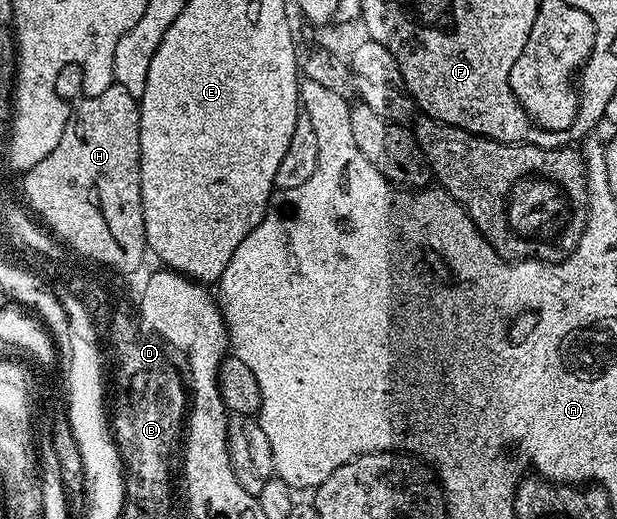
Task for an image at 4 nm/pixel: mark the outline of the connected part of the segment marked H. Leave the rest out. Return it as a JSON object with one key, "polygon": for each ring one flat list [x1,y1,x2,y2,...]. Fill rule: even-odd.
{"polygon":[[111,84,100,92,100,96,91,98,82,98,79,106,75,105,70,112,70,119,64,124,64,132,60,132,60,141,53,148,54,154,50,154,45,162,42,162,33,174,30,174,26,180,26,190,30,195,30,201,38,207,45,215,46,222,52,226,62,237,69,239,78,247,78,250,85,251,86,254,93,254,94,258,102,258,104,262,114,263,115,268,135,268,138,263,138,257,141,252,147,252,146,233,144,232,144,212,142,211,142,193,140,192,140,112,138,111,139,99,133,98,124,87]]}

